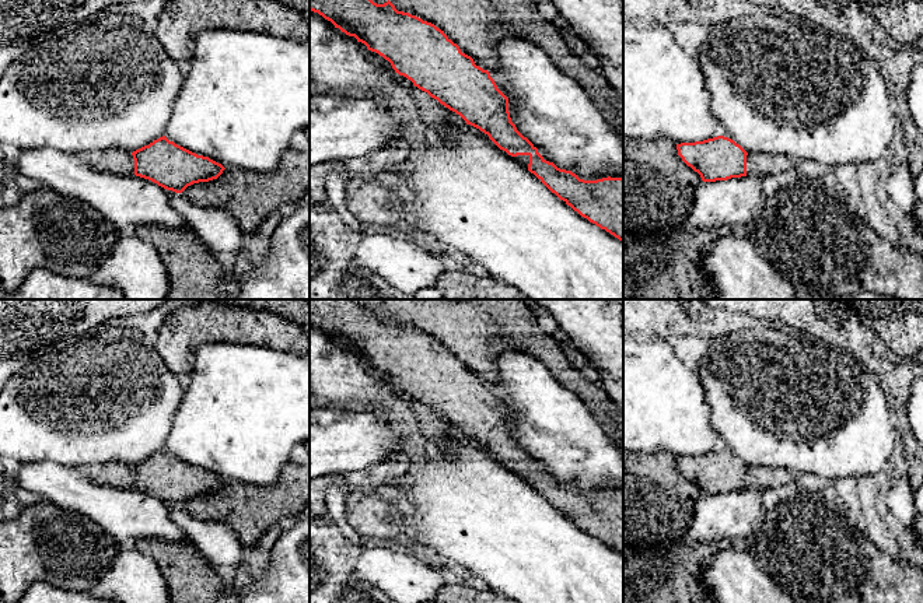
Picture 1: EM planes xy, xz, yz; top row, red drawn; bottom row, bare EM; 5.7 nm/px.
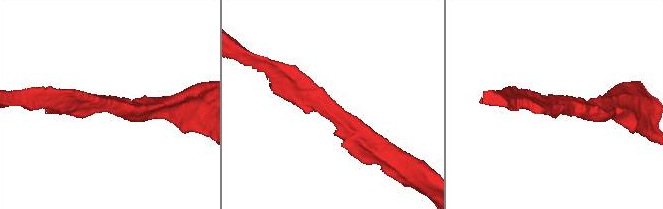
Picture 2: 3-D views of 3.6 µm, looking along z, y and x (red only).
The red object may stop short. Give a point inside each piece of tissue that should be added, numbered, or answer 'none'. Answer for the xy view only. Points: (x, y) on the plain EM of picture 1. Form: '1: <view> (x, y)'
1: xy (119, 474)

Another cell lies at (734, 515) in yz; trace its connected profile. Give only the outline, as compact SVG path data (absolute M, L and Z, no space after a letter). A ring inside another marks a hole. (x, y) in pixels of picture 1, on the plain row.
M741 490L703 495L698 499L688 537L698 543L713 540L747 540L765 516L761 490Z

